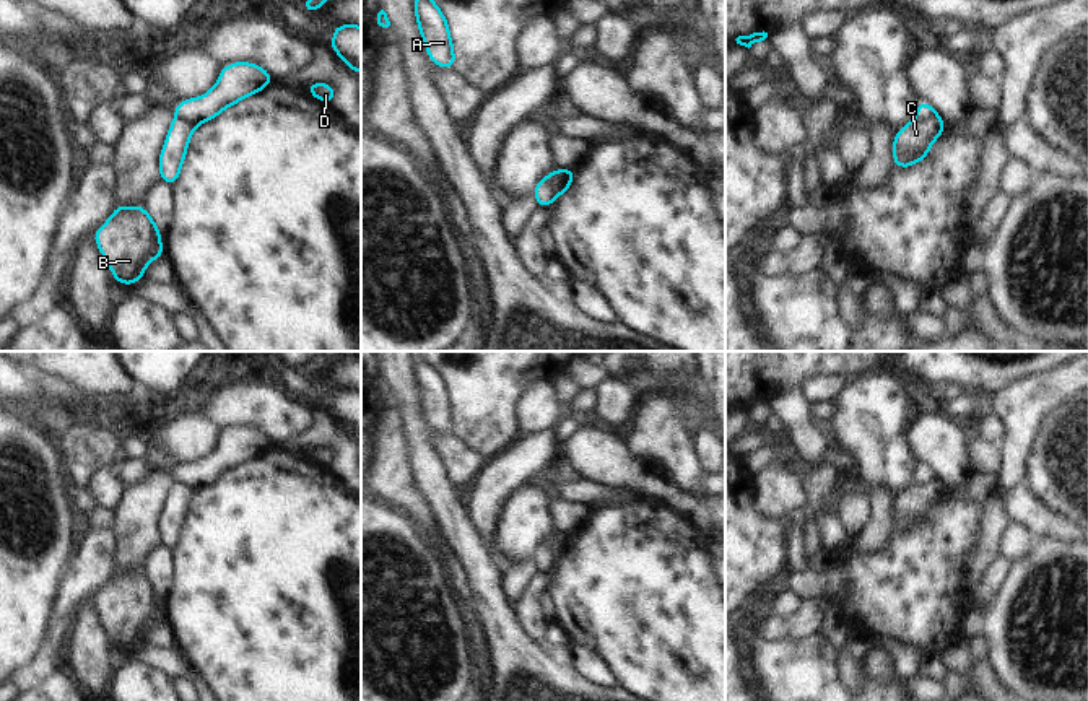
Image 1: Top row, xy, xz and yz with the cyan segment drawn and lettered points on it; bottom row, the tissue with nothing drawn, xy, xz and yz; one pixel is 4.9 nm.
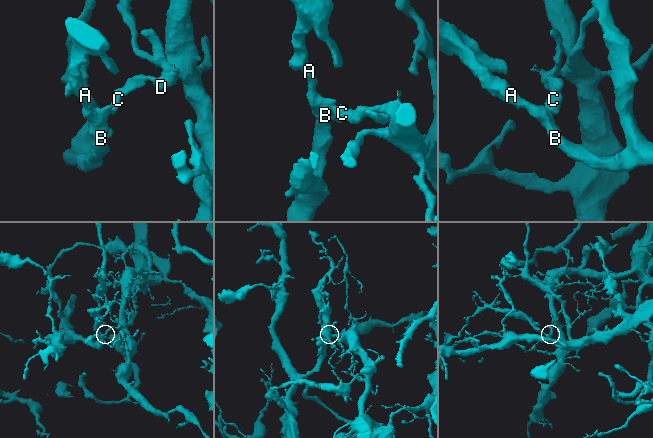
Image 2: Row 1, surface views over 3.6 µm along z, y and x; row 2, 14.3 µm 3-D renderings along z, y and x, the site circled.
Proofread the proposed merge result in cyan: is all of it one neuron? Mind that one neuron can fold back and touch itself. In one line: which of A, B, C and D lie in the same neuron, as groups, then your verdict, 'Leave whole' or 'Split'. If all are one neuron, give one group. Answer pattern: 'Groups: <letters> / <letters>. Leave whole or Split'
Groups: A B C / D. Split

